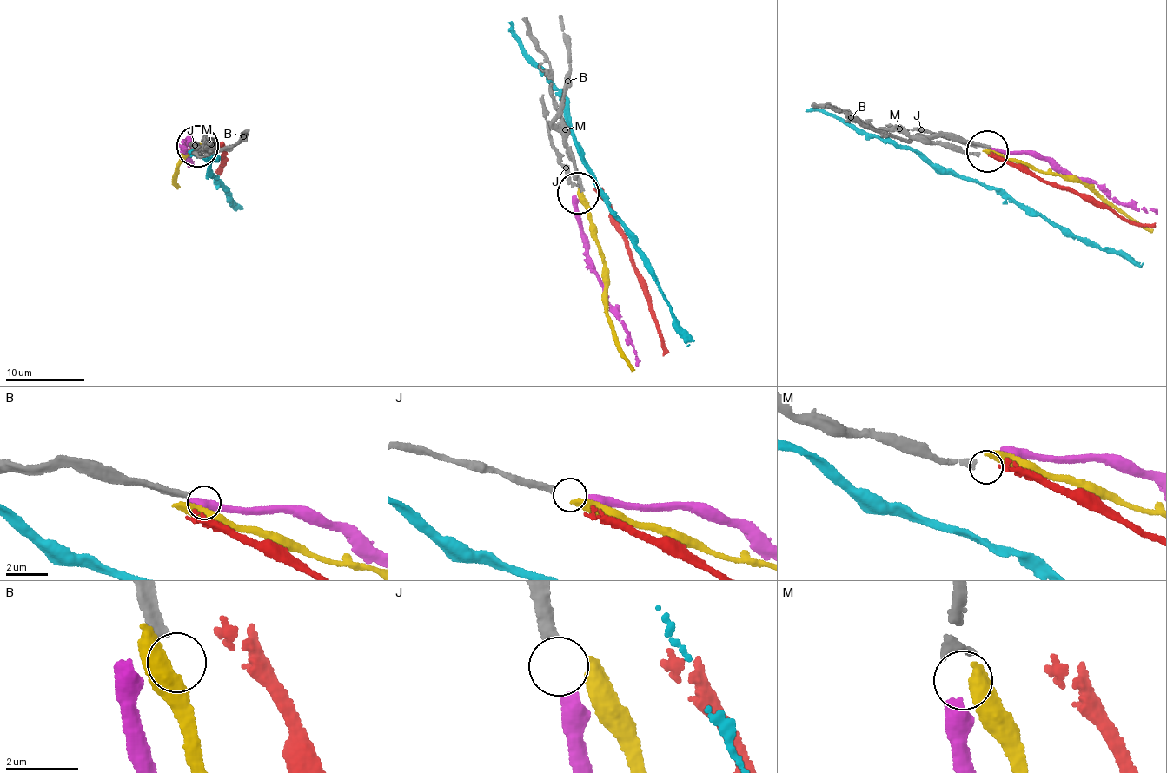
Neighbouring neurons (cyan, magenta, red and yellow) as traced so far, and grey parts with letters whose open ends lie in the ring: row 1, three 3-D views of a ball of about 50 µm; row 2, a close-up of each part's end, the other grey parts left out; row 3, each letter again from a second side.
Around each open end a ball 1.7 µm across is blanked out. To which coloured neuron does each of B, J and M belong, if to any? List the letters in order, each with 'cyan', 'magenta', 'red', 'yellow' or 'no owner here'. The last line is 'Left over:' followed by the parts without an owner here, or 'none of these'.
B: no owner here
J: magenta
M: no owner here
Left over: B, M

